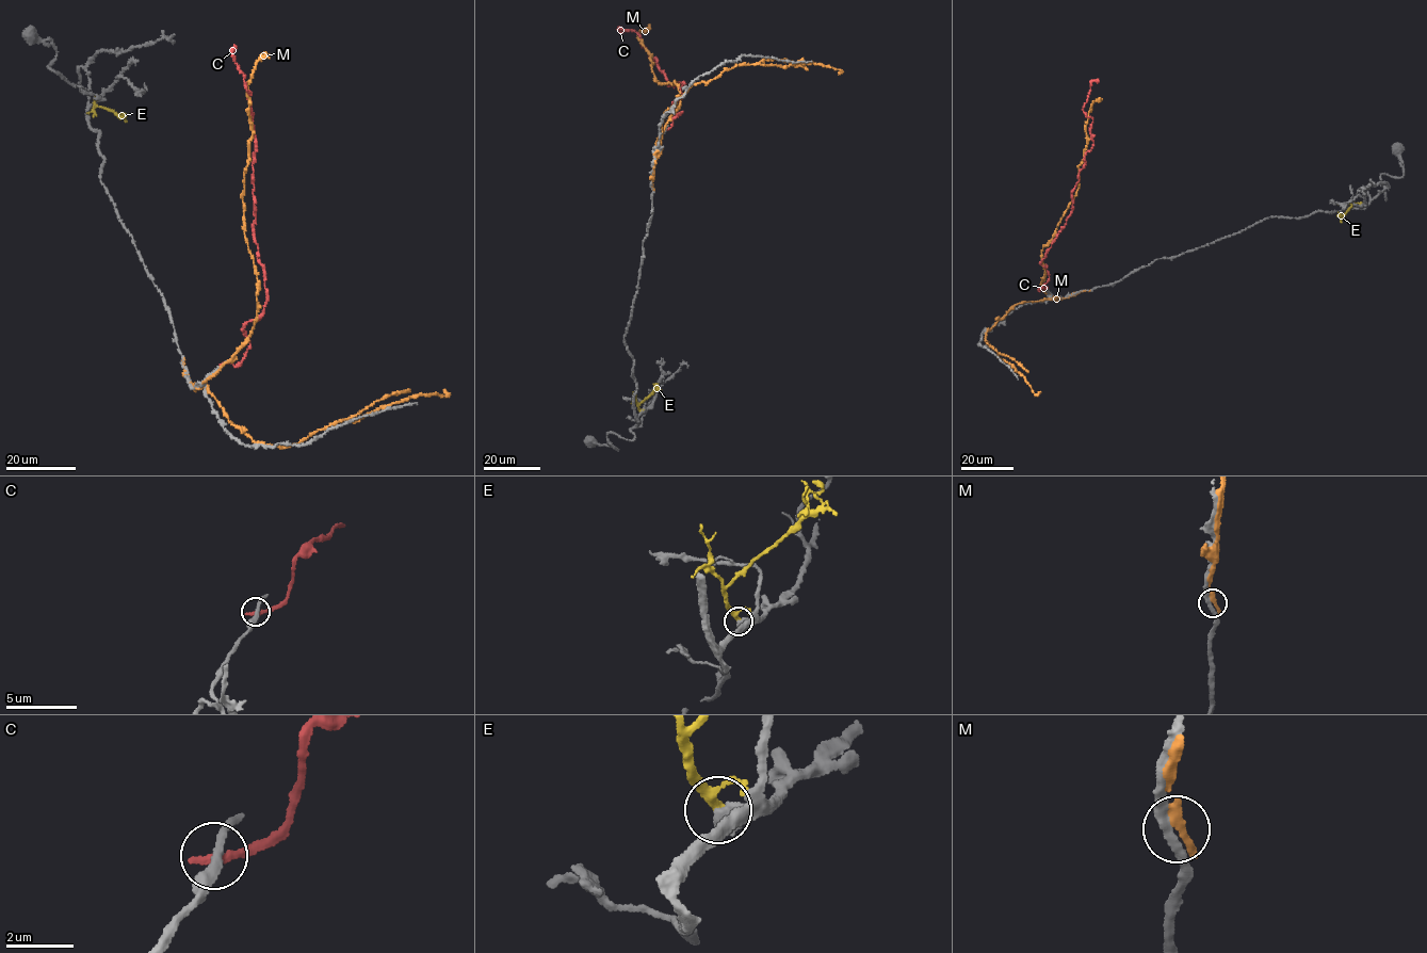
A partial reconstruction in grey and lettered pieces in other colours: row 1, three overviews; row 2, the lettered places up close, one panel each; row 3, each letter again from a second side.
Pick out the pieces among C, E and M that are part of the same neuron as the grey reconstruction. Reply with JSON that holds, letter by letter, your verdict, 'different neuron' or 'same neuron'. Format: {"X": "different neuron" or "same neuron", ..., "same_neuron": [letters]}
{"C": "different neuron", "E": "different neuron", "M": "different neuron", "same_neuron": []}

